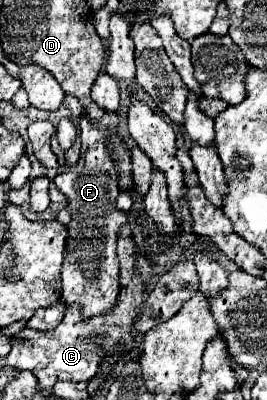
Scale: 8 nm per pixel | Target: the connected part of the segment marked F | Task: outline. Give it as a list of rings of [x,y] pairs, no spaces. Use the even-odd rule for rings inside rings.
[[[104,113],[102,119],[92,121],[88,115],[80,117],[80,141],[82,153],[76,165],[54,179],[56,187],[68,199],[68,211],[72,221],[68,225],[68,241],[62,263],[62,299],[66,305],[78,303],[82,317],[90,319],[106,315],[114,309],[120,293],[120,269],[116,259],[116,239],[120,229],[128,223],[128,213],[116,209],[116,197],[120,193],[116,161],[108,153],[106,141],[120,123],[118,113]]]

